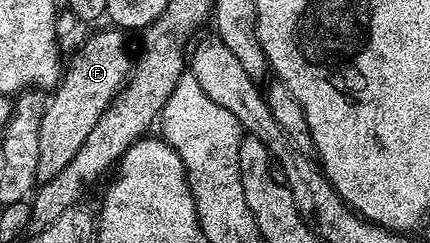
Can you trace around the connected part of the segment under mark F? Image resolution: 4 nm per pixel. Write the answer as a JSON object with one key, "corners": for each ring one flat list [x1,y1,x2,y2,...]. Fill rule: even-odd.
{"corners":[[112,27,92,34,74,53,61,72,60,82,51,92,43,113,38,135,38,183,54,179,65,169,86,136,101,118,102,111,123,88,131,76,132,55,129,55,123,32]]}

